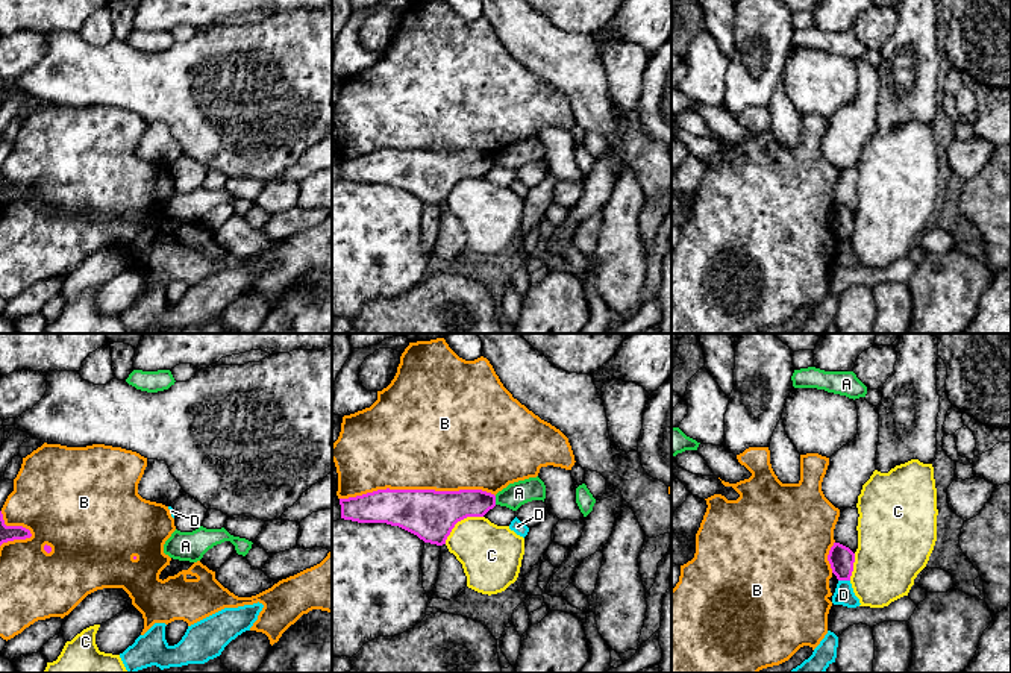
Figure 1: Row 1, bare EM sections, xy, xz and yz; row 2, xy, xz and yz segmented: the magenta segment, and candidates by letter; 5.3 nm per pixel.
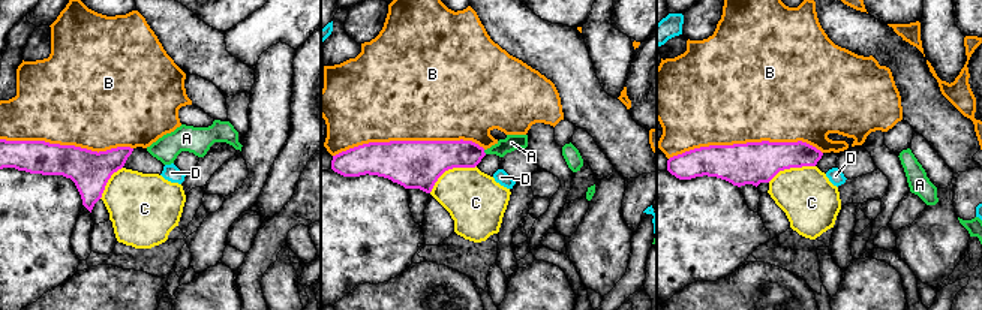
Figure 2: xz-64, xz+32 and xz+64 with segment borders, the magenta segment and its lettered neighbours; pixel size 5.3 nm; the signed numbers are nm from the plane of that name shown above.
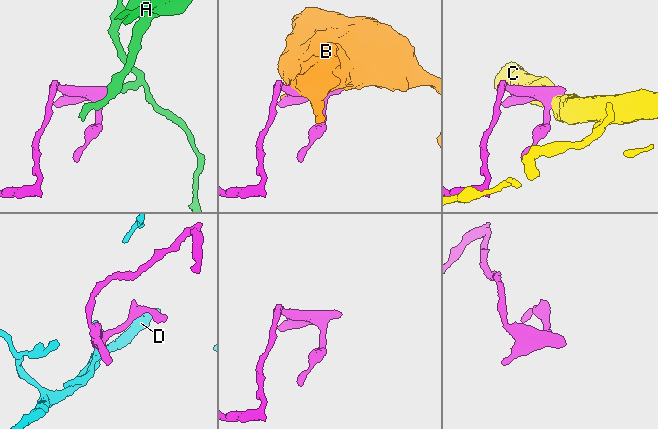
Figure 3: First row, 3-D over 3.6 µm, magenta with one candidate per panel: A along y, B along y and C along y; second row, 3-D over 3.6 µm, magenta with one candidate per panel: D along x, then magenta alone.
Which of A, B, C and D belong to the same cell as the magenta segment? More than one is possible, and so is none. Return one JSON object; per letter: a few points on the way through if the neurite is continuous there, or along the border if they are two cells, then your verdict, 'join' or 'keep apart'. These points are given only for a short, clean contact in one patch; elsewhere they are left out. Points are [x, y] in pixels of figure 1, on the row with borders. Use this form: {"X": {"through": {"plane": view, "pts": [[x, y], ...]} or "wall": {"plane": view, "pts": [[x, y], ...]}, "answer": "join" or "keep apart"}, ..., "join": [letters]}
{"A": {"wall": {"plane": "xz", "pts": [[494, 496], [496, 503]]}, "answer": "keep apart"}, "B": {"answer": "keep apart"}, "C": {"wall": {"plane": "xz", "pts": [[482, 516], [461, 519], [444, 543]]}, "answer": "keep apart"}, "D": {"wall": {"plane": "yz", "pts": [[838, 579], [849, 581]]}, "answer": "keep apart"}, "join": []}

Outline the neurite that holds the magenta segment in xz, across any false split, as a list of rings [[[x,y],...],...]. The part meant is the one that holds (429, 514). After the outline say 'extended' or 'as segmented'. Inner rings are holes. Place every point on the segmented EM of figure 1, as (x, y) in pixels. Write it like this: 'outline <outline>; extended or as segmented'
outline [[[377,490],[356,497],[340,499],[341,518],[358,523],[399,526],[424,543],[443,546],[455,524],[467,517],[484,517],[496,506],[496,496],[482,490]]]; as segmented

